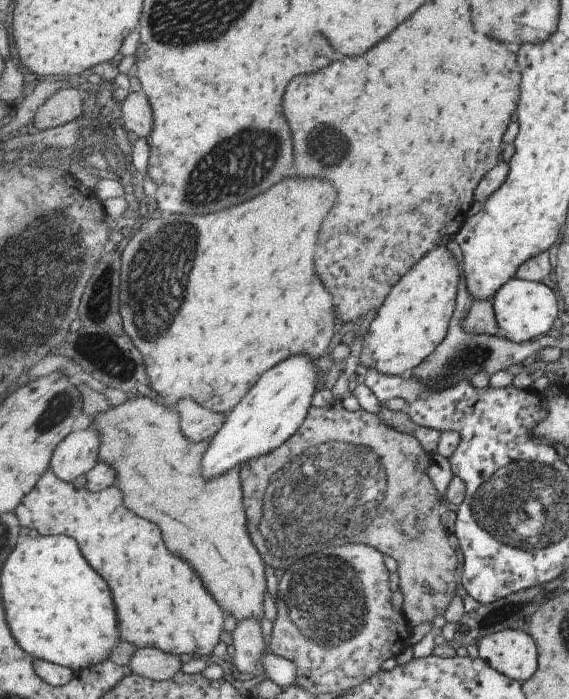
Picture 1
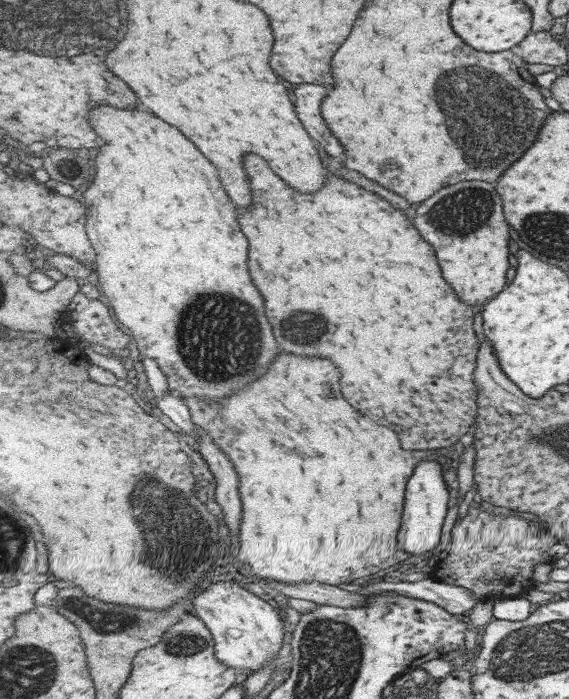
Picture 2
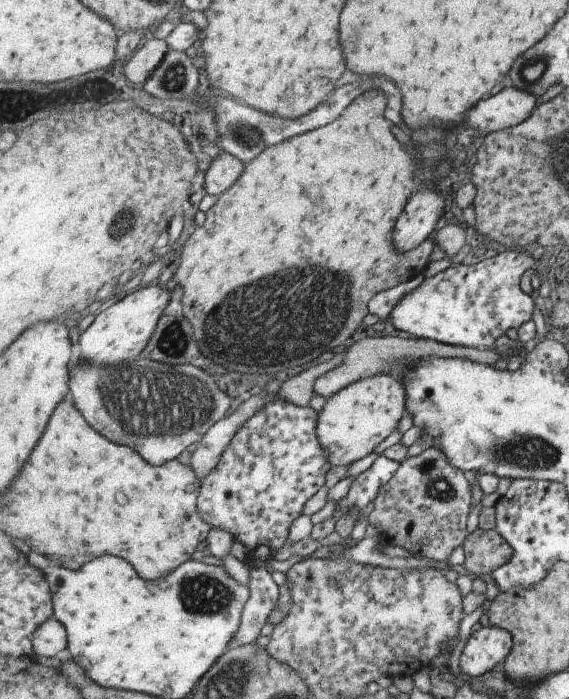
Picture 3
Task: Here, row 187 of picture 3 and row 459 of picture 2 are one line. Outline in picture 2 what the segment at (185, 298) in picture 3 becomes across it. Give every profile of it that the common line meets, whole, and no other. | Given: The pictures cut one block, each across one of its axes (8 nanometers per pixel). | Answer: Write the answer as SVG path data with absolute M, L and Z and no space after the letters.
M281 354L275 360L271 372L267 376L263 376L263 380L237 392L237 396L217 402L217 406L215 406L215 402L203 402L193 396L191 398L180 397L180 400L185 401L185 405L191 409L193 424L207 429L213 435L214 442L231 457L233 463L237 464L235 469L241 476L239 494L243 505L239 538L241 540L240 554L237 558L248 565L251 572L260 579L277 580L277 582L287 582L287 584L317 581L337 586L337 584L349 584L353 580L366 578L371 573L385 570L386 567L395 569L398 562L406 561L407 557L411 555L399 548L397 536L401 530L401 516L405 510L407 482L415 474L418 459L413 456L413 452L401 450L401 442L399 442L399 436L395 430L391 430L387 426L379 426L369 416L363 416L359 410L355 410L341 394L339 382L341 382L341 372L331 360Z

